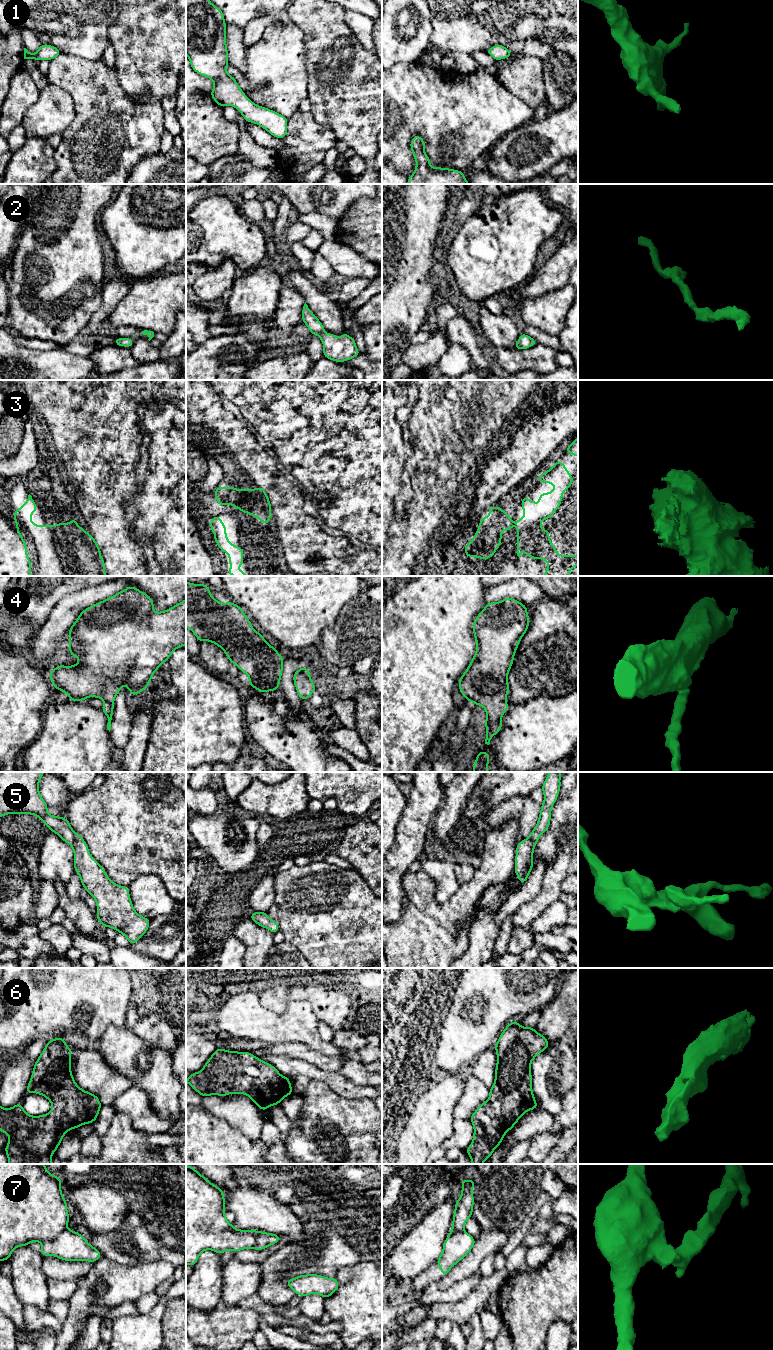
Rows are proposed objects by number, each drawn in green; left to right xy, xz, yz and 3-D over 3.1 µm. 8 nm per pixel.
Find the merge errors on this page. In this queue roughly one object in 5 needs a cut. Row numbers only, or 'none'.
7

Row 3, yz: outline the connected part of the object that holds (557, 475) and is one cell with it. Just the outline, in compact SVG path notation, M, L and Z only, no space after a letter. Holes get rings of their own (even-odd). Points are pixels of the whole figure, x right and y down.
M558 460L545 473L538 474L538 483L552 483L553 490L550 493L539 494L539 508L536 508L535 500L530 501L526 496L522 497L522 508L524 516L517 522L517 556L520 558L521 552L524 551L531 559L544 559L549 566L545 569L543 576L568 576L571 569L578 565L577 555L560 555L552 544L548 536L551 531L541 527L541 521L554 516L554 510L560 508L563 493L572 485L575 478L566 469L565 464Z

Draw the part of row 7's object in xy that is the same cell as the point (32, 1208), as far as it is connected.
M0 1164L0 1261L9 1260L13 1250L19 1246L27 1246L34 1241L51 1241L67 1228L70 1218L66 1198L62 1196L61 1180L60 1177L50 1174L44 1164Z

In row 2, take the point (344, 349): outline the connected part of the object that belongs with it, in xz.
M306 302L302 309L302 317L302 322L308 326L310 333L316 334L321 339L324 357L342 363L361 355L356 347L355 339L347 333L340 334L340 340L337 339L337 335L326 333L323 324L312 313Z

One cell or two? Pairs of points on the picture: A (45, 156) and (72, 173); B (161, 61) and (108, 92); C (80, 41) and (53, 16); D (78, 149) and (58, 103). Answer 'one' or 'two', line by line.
A: two
B: two
C: one
D: two

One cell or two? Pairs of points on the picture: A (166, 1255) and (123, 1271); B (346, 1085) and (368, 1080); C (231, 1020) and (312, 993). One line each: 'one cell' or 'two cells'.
A: two cells
B: two cells
C: two cells

